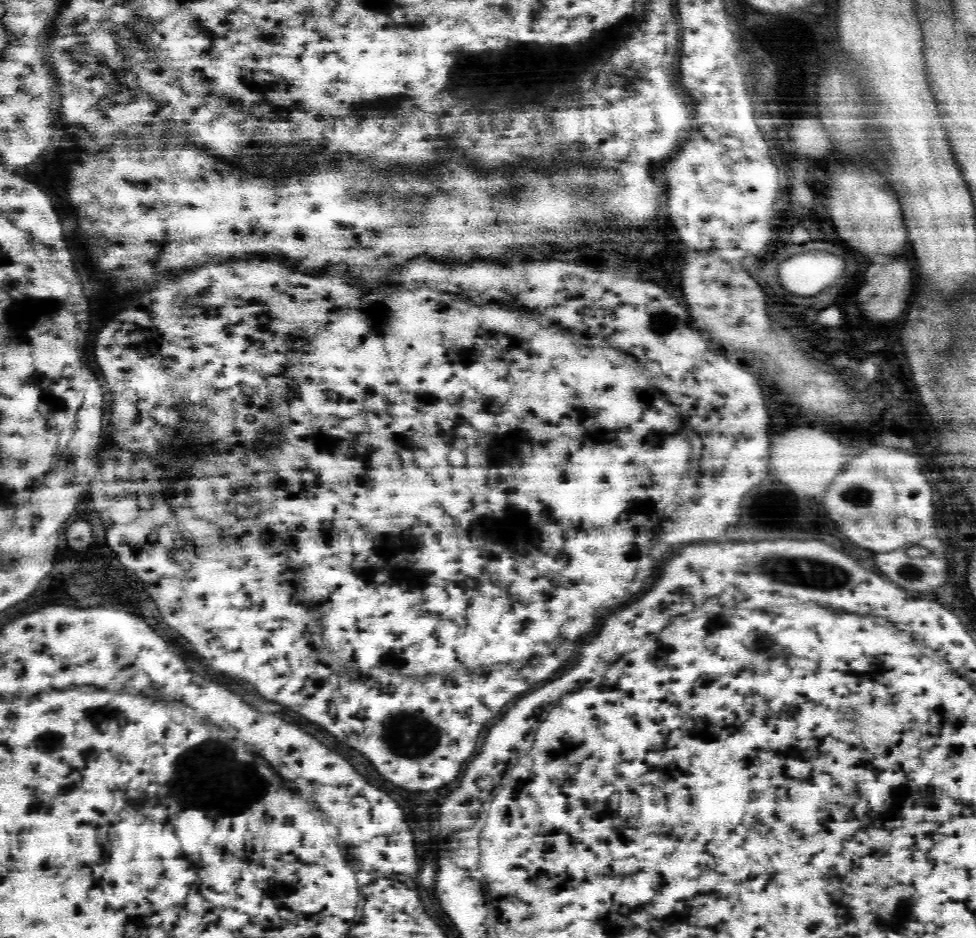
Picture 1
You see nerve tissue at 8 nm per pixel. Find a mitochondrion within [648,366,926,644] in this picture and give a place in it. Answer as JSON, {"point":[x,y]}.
{"point":[808,574]}

